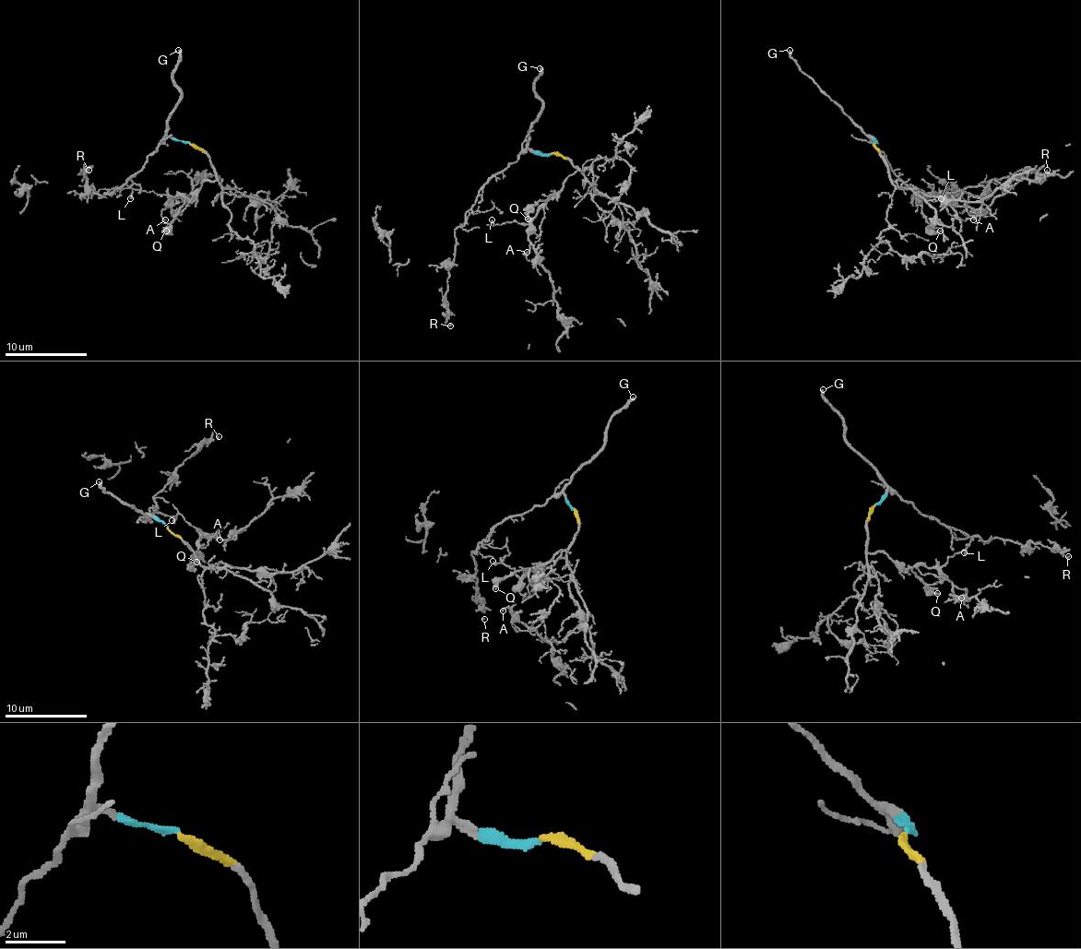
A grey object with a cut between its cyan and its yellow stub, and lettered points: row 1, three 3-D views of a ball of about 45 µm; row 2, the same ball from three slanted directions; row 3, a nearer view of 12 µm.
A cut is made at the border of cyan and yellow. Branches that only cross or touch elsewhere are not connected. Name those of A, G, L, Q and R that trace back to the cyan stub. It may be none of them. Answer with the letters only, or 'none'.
G, R

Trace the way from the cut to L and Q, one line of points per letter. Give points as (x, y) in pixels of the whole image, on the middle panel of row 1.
L: (552, 153), (560, 153), (576, 168), (564, 186), (527, 223), (506, 221), (496, 225), (492, 219)
Q: (552, 153), (560, 153), (576, 170), (548, 200), (537, 203), (527, 219)

